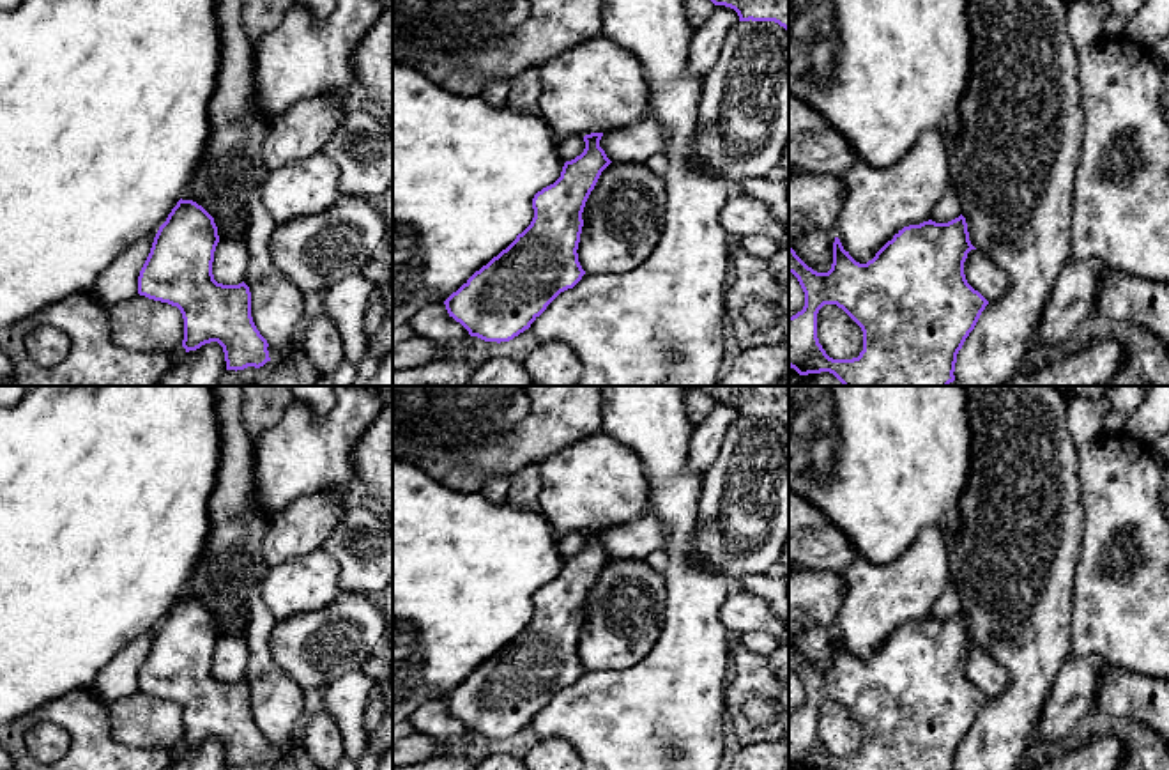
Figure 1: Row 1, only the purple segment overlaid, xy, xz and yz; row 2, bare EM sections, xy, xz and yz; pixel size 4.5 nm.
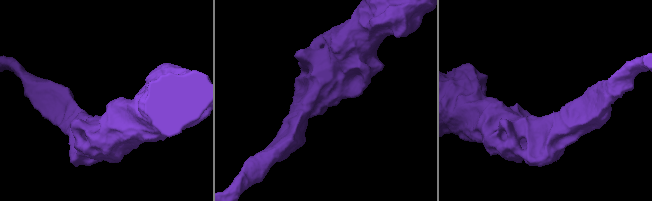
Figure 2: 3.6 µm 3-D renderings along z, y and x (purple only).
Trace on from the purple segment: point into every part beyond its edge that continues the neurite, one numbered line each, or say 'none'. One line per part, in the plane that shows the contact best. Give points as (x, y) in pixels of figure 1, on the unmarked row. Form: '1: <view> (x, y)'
none

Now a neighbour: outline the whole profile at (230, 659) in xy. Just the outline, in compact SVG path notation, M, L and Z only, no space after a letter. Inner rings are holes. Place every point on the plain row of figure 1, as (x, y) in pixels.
M246 632L221 635L214 648L214 676L223 681L239 681L246 676L248 660Z

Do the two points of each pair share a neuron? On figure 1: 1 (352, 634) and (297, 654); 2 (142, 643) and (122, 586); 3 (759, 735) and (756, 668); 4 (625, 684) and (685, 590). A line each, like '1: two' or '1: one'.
1: one
2: two
3: one
4: one

